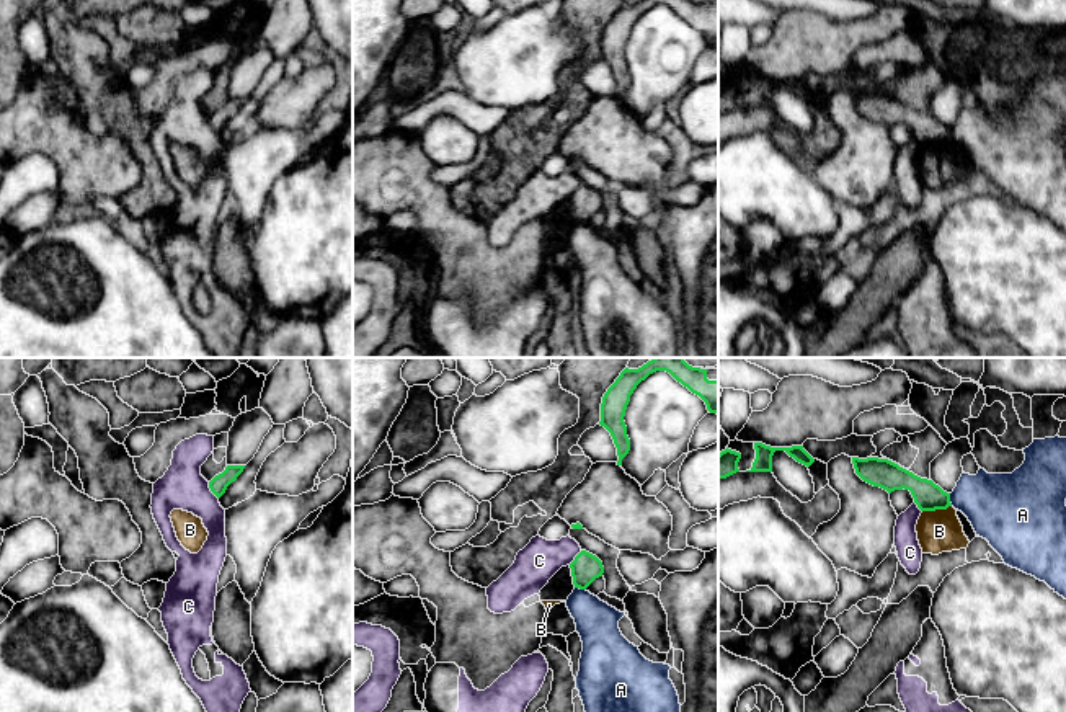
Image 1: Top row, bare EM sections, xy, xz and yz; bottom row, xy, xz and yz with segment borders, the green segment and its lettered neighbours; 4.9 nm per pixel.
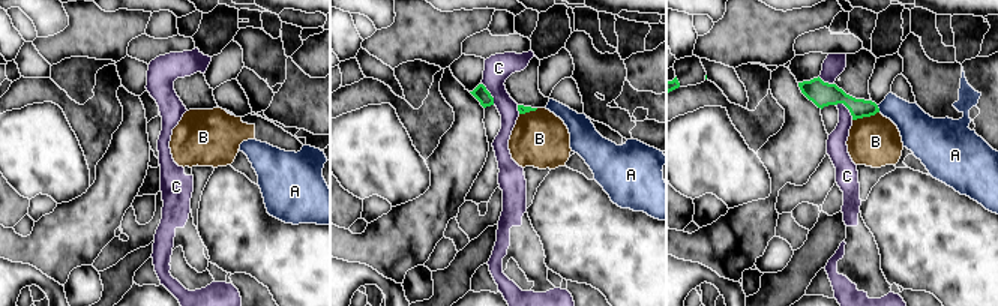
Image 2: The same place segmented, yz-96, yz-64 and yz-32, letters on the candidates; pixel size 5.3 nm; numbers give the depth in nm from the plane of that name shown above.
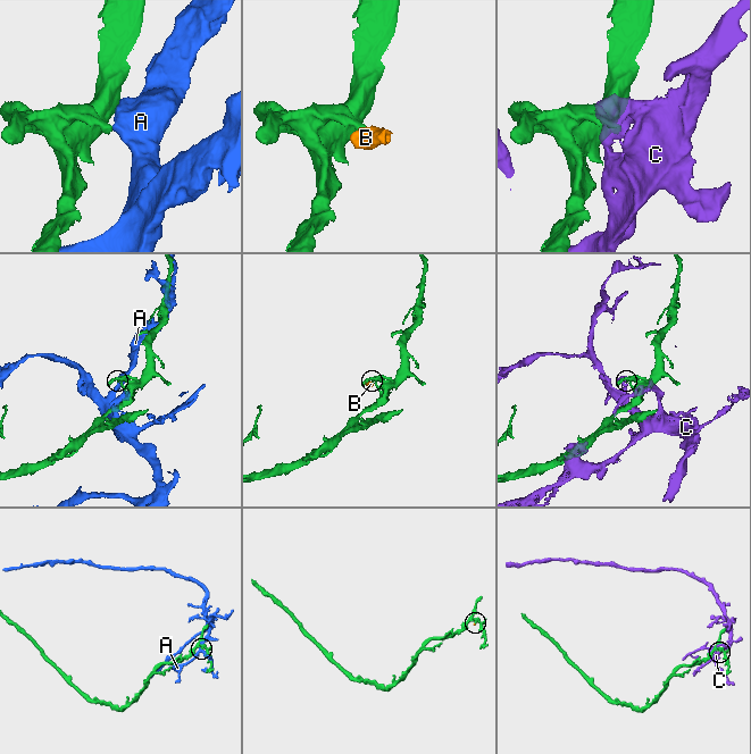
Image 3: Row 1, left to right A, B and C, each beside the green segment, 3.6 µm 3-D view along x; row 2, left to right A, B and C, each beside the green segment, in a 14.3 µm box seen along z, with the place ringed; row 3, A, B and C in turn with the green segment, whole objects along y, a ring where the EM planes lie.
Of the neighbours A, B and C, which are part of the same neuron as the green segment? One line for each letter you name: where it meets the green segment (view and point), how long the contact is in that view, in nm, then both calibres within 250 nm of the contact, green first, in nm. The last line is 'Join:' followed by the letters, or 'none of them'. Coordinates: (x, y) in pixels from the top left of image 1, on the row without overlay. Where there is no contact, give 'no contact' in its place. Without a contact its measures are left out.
Join: none of them

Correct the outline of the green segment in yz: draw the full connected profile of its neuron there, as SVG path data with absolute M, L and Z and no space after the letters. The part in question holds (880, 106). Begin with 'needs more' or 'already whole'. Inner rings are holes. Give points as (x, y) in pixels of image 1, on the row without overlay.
already whole | M852 91L855 108L867 118L880 121L888 127L909 124L921 145L947 144L952 140L950 127L944 126L932 114L921 113L888 93Z

